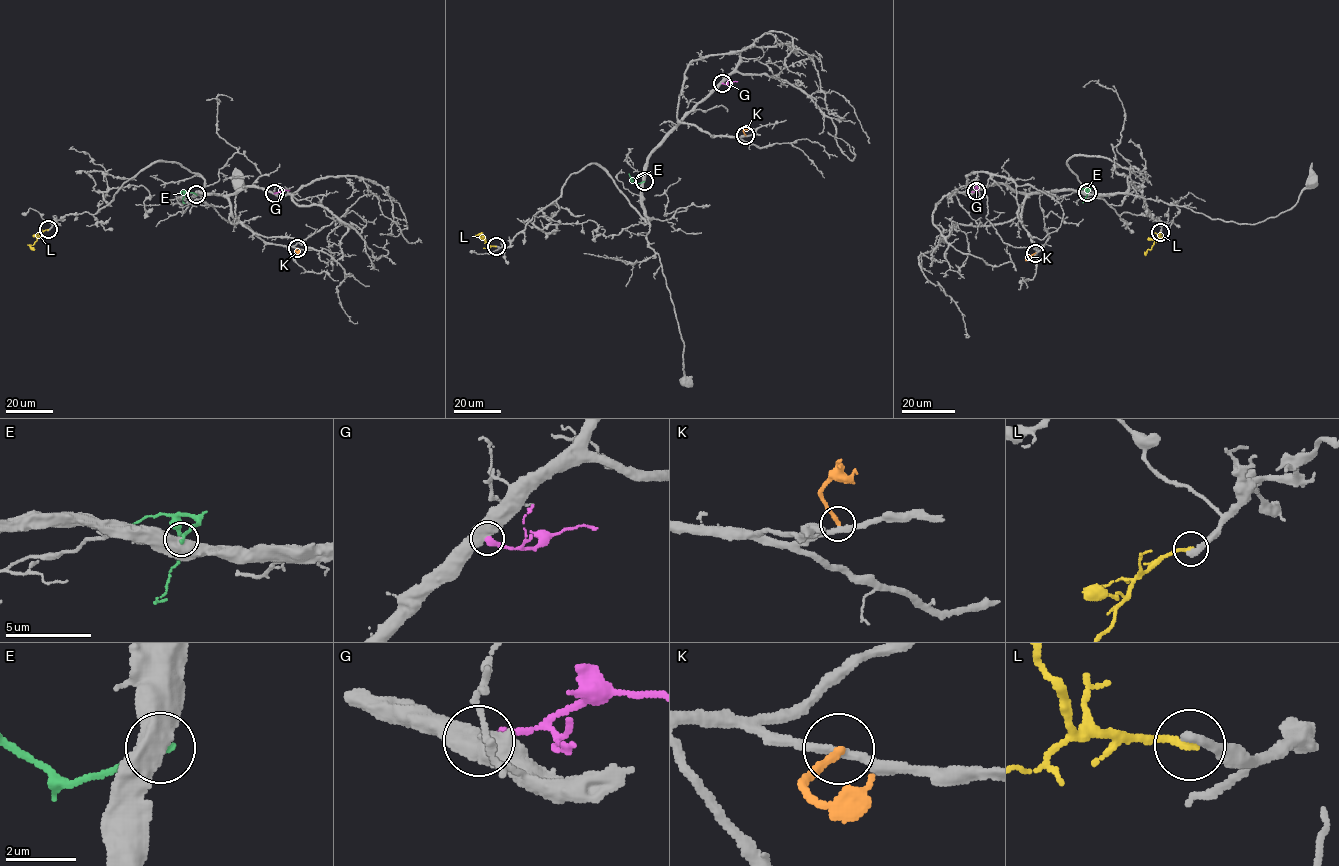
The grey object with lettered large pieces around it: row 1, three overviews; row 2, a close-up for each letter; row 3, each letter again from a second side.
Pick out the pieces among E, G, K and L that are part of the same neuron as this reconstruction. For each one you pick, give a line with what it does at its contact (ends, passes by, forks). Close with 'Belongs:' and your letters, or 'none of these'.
Belongs: none of these

